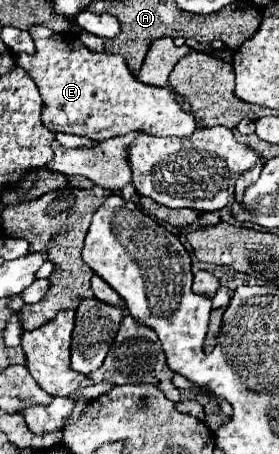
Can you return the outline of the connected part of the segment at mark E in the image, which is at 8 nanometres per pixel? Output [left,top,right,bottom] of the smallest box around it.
[16,25,196,141]

